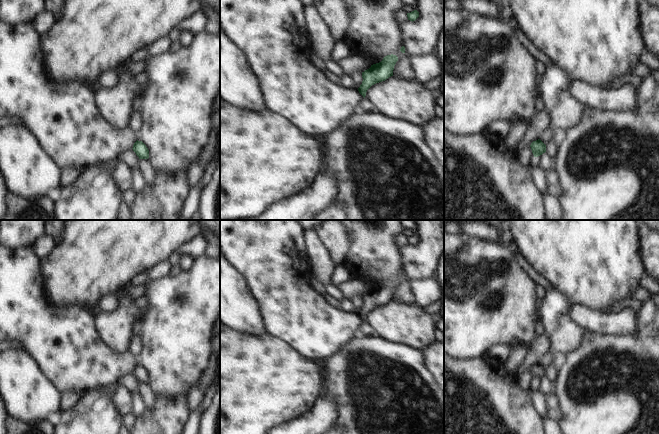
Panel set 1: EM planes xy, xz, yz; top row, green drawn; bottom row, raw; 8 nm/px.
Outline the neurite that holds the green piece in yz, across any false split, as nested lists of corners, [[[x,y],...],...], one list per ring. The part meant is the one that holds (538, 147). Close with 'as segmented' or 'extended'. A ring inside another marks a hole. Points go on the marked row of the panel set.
[[[540,139],[533,141],[530,147],[534,157],[538,157],[546,152],[546,145]]]; as segmented

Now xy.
[[[136,141],[133,145],[133,151],[139,157],[139,159],[148,159],[149,158],[149,150],[146,145],[142,141]]]; as segmented

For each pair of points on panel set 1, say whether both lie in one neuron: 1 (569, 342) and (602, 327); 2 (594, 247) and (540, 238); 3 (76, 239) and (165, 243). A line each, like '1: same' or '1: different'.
1: different
2: same
3: same

